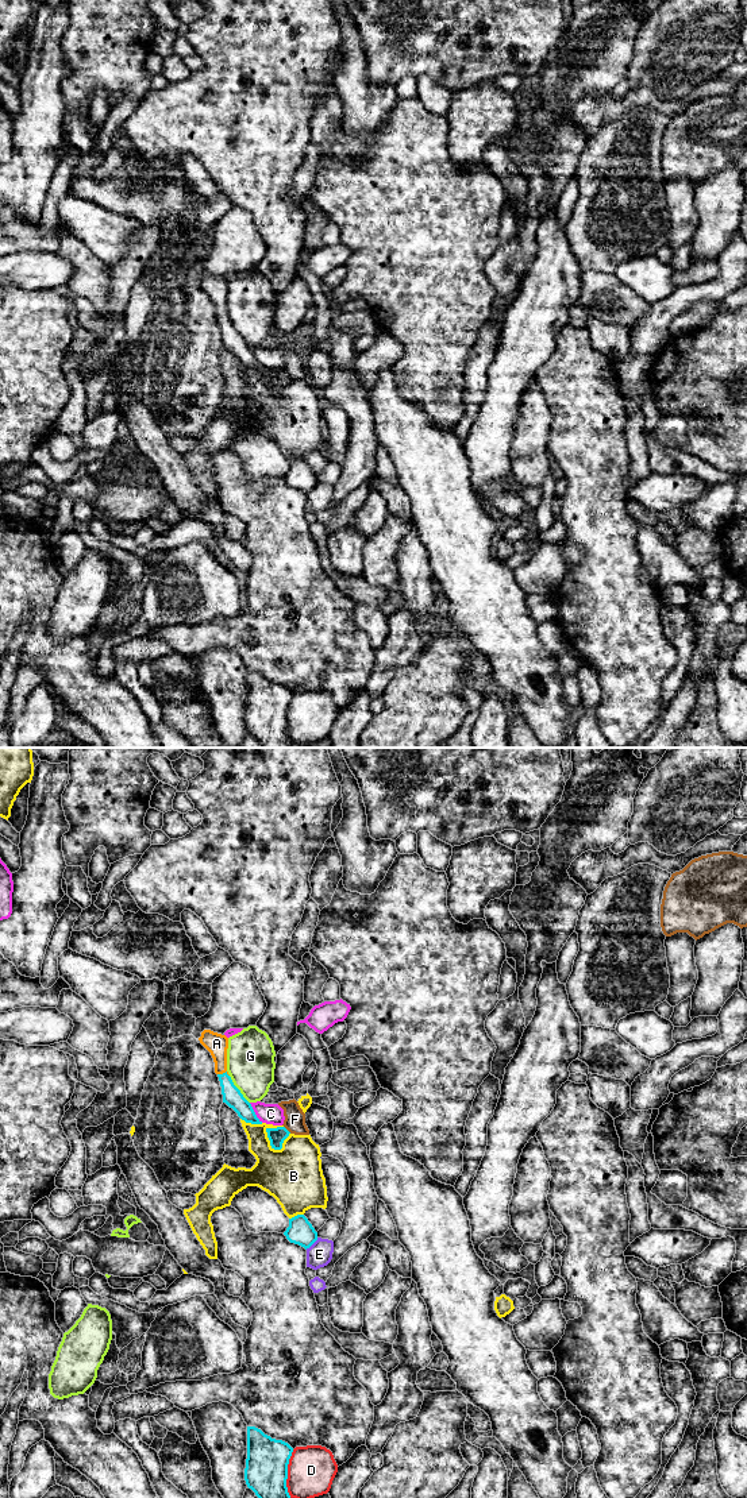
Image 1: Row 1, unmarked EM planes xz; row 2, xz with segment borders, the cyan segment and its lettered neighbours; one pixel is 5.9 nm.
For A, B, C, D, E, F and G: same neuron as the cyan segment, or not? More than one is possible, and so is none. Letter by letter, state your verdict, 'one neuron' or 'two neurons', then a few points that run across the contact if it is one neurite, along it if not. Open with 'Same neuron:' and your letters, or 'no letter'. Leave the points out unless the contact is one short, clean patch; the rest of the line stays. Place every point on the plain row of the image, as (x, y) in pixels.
Same neuron: A
A: one neuron | xz (233, 342), (223, 317), (216, 288)
B: two neurons
C: two neurons | xz (249, 347), (262, 366)
D: two neurons
E: two neurons | xz (318, 482), (305, 493)
F: two neurons
G: two neurons | xz (228, 320), (249, 347)

